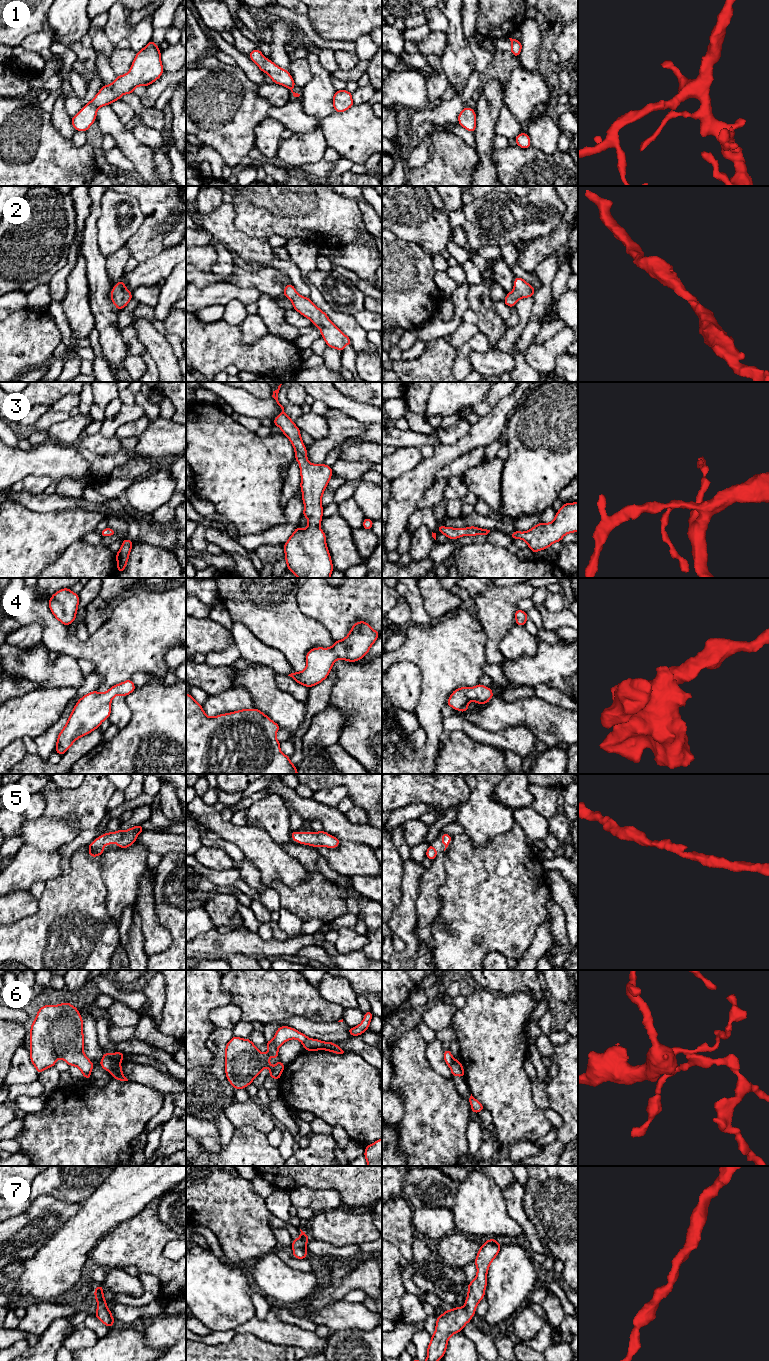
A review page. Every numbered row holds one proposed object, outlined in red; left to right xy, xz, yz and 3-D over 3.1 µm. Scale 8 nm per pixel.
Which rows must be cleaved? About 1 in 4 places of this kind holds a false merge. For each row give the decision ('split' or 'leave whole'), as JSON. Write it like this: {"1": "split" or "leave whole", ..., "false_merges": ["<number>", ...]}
{"1": "leave whole", "2": "leave whole", "3": "leave whole", "4": "leave whole", "5": "leave whole", "6": "split", "7": "leave whole", "false_merges": ["6"]}

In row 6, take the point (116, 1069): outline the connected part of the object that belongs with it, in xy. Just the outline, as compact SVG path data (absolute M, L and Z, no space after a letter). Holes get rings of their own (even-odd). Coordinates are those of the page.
M120 1062L114 1063L108 1071L113 1075L113 1078L120 1081L128 1081L128 1079L122 1074L122 1066Z

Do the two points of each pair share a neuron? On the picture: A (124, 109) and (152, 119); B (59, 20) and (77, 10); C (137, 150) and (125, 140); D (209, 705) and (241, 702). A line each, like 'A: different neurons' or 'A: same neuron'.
A: different neurons
B: same neuron
C: same neuron
D: same neuron

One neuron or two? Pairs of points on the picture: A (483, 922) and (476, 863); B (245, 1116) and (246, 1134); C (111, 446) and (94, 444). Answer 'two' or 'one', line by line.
A: one
B: two
C: one

